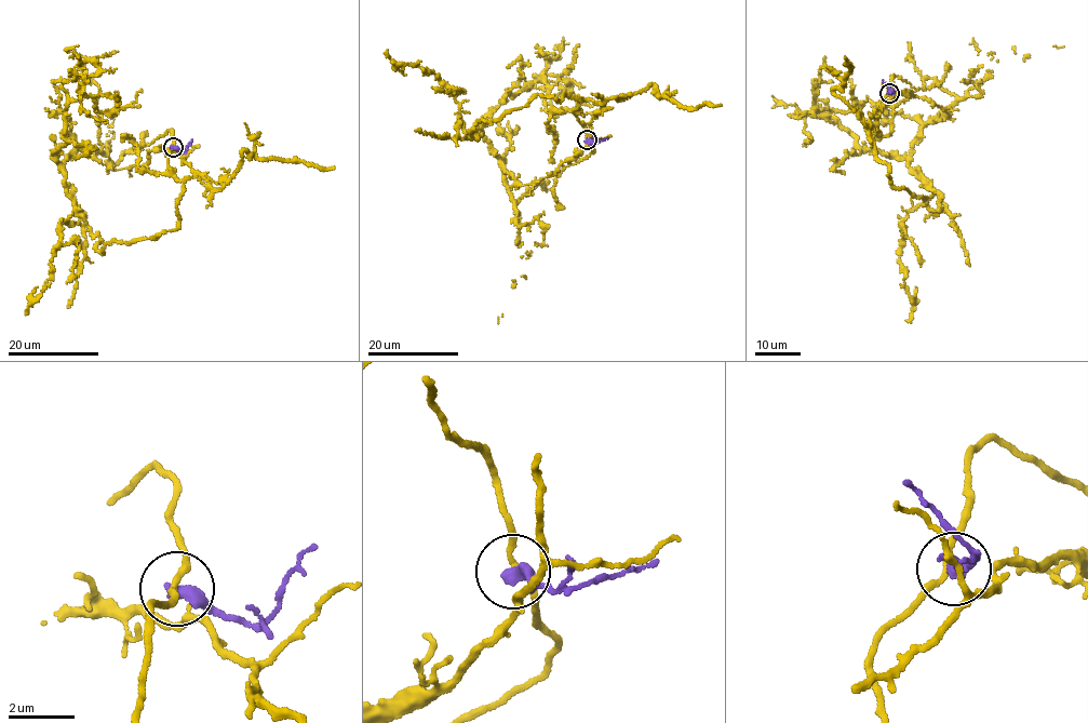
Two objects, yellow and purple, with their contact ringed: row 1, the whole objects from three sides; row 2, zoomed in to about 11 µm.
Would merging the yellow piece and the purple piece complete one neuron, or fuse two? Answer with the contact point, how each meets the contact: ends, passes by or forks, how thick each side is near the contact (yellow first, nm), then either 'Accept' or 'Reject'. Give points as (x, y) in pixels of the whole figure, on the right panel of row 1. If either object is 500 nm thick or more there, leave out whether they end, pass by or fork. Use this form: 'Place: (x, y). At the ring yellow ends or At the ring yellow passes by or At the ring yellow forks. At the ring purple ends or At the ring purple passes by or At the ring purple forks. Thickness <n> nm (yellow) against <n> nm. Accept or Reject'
Place: (889, 93). At the ring yellow forks. At the ring purple ends. Thickness 150 nm (yellow) against 460 nm. Reject

